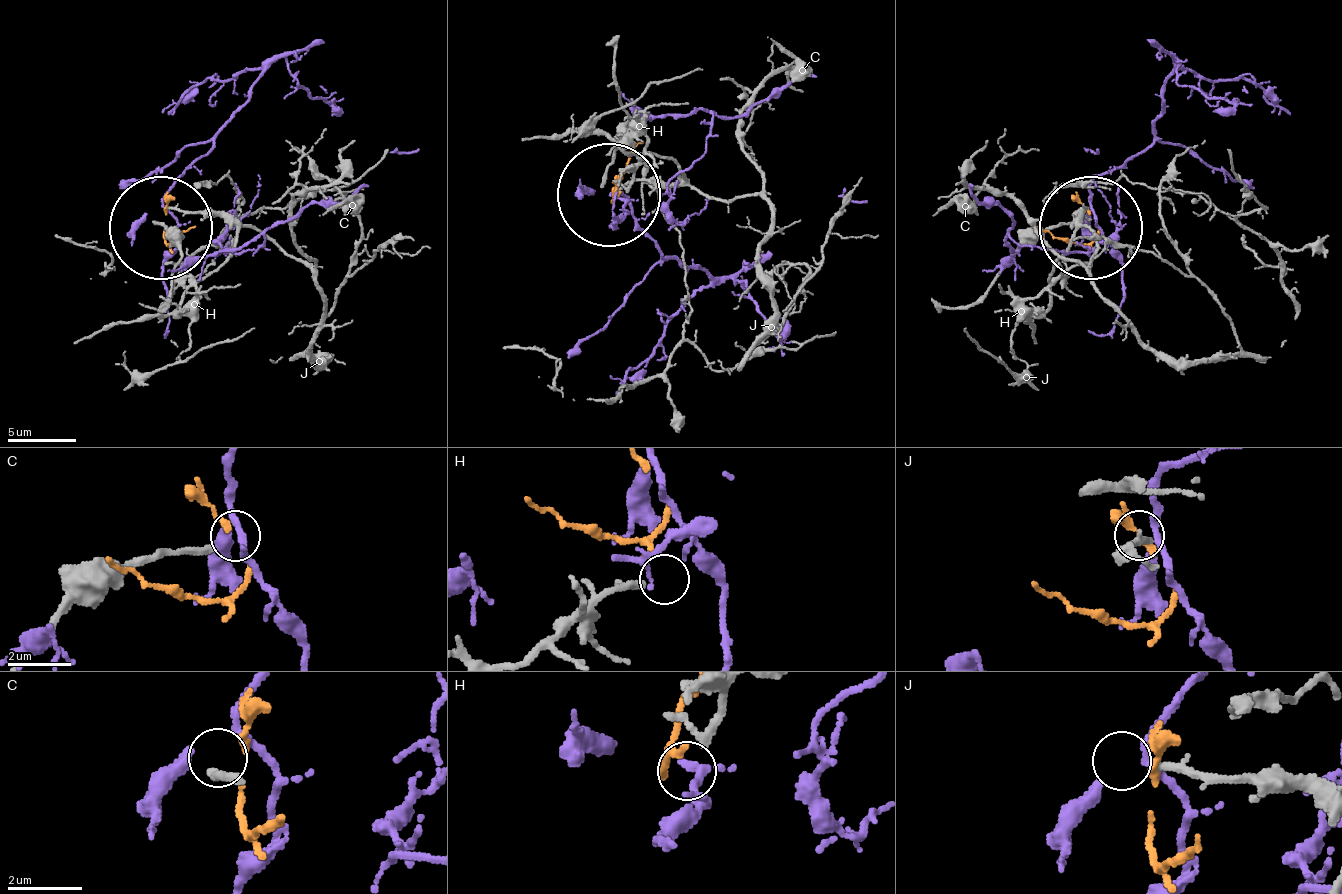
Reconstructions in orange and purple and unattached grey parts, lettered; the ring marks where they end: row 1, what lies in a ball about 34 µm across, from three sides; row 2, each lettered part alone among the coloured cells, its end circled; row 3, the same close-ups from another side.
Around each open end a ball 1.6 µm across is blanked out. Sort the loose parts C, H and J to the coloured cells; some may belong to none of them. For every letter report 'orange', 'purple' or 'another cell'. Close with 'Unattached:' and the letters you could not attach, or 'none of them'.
C: another cell
H: another cell
J: another cell
Unattached: C, H, J

